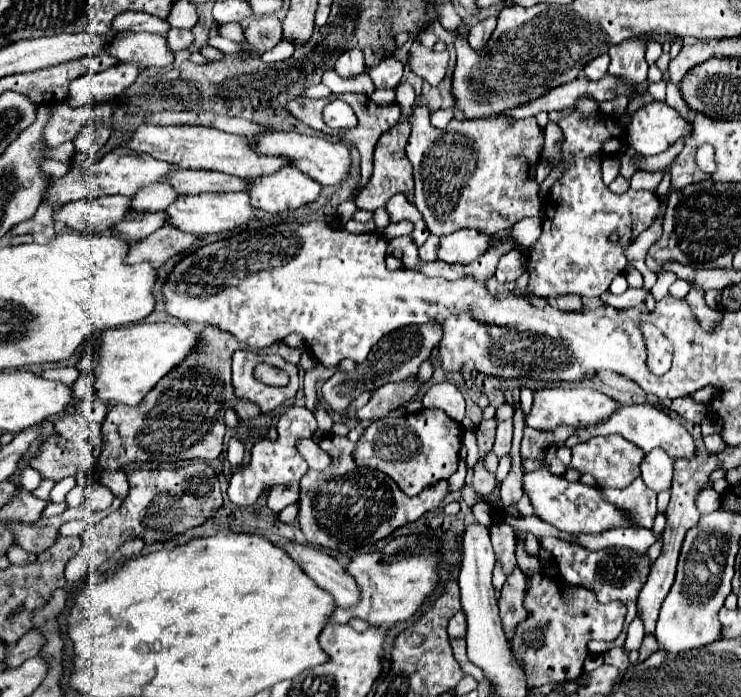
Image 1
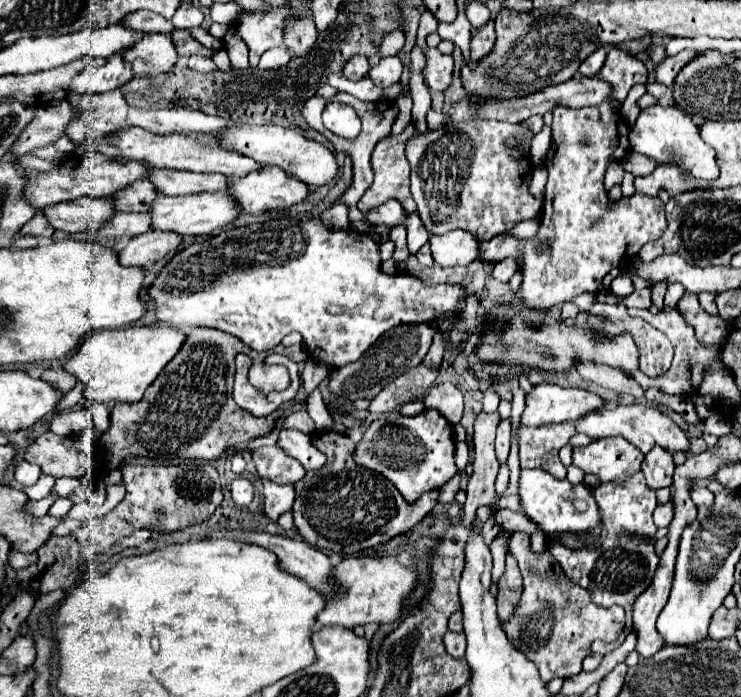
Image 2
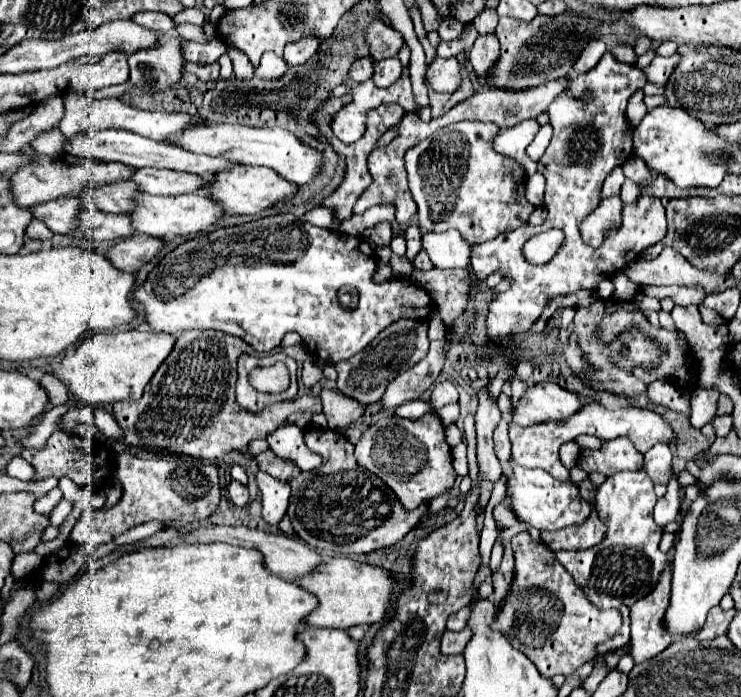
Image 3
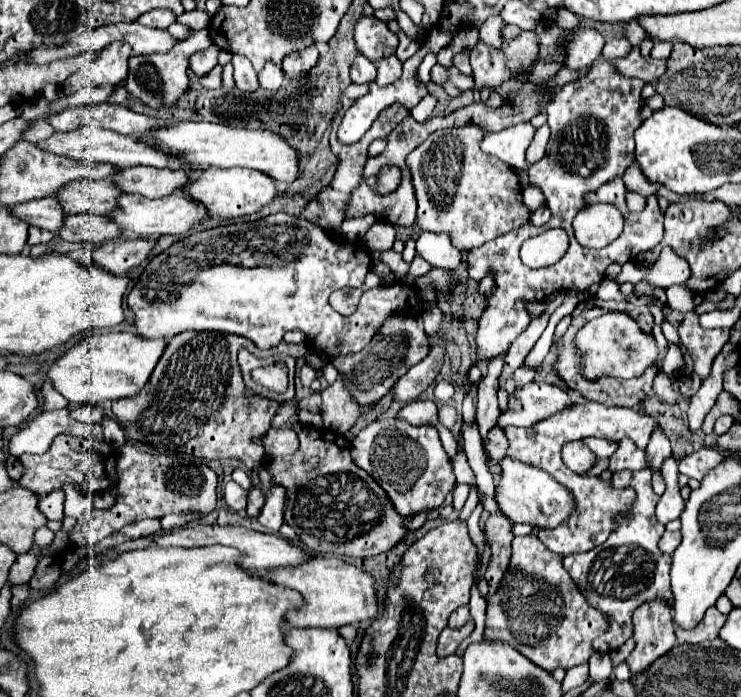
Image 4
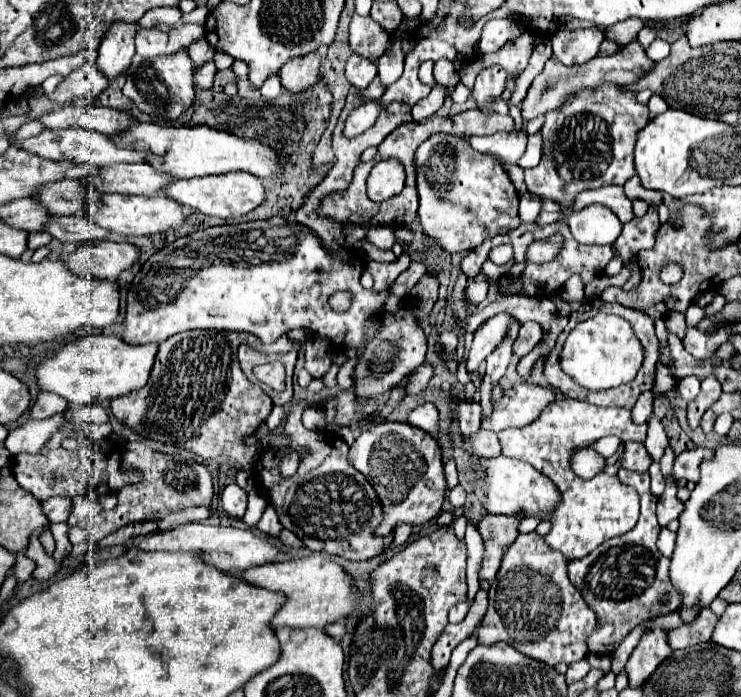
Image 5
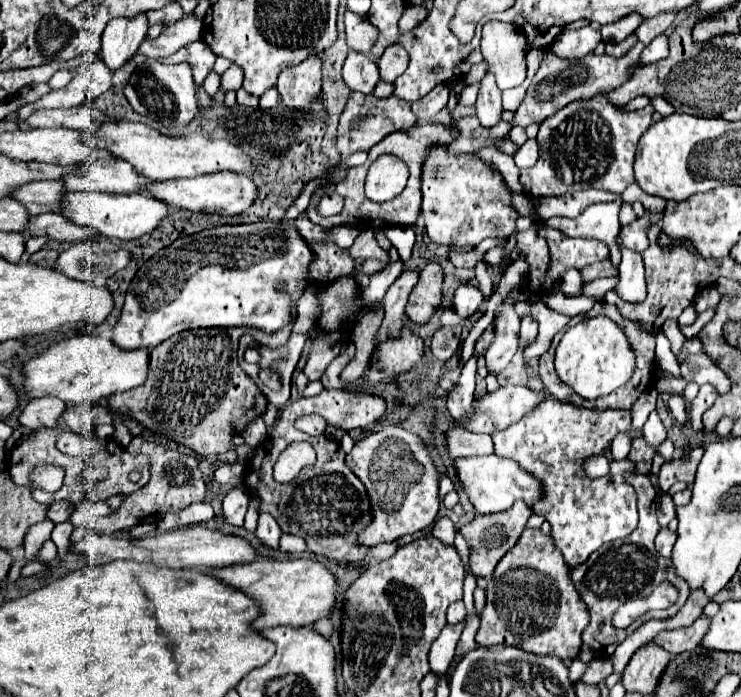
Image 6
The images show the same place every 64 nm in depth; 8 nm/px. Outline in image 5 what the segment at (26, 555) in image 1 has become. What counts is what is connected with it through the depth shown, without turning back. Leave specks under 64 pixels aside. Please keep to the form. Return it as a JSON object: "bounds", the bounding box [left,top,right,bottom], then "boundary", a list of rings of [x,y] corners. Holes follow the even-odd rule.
{"bounds":[14,554,36,582],"boundary":[[[18,554],[16,556],[16,564],[14,564],[14,578],[16,578],[16,582],[26,582],[32,576],[34,568],[36,568],[34,560],[30,560],[26,554]]]}

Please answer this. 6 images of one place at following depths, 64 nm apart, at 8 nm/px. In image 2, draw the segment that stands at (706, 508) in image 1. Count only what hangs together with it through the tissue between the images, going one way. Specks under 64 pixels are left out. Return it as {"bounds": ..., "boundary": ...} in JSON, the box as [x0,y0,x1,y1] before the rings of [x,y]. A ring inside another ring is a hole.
{"bounds":[692,486,714,508],"boundary":[[[696,486],[692,490],[692,500],[694,500],[696,506],[706,506],[706,508],[714,506],[714,494],[708,488],[702,488],[702,486]]]}

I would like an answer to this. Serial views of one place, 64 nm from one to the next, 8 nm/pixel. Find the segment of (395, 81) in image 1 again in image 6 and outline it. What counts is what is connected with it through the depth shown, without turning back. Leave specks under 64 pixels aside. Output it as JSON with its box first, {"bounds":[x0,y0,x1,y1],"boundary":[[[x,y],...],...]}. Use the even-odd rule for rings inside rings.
{"bounds":[378,44,408,82],"boundary":[[[392,44],[384,50],[384,54],[378,58],[380,78],[384,82],[394,82],[400,74],[404,74],[408,66],[408,52],[402,44]]]}

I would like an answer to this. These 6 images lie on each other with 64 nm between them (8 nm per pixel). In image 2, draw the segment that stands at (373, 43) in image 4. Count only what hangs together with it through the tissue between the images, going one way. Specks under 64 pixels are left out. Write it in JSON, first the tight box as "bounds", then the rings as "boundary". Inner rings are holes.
{"bounds":[380,30,406,56],"boundary":[[[394,30],[392,34],[388,34],[382,40],[382,44],[380,44],[380,56],[396,56],[402,50],[404,42],[406,42],[404,32],[402,30]]]}

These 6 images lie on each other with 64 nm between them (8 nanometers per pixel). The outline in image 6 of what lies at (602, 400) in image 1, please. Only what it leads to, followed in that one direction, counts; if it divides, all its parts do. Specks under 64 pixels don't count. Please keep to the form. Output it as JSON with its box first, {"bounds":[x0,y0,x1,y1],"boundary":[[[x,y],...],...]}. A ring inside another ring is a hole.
{"bounds":[464,386,544,434],"boundary":[[[504,386],[496,392],[486,392],[476,400],[474,416],[464,422],[464,428],[486,434],[500,432],[536,410],[542,400],[544,392],[536,392],[528,386]]]}

